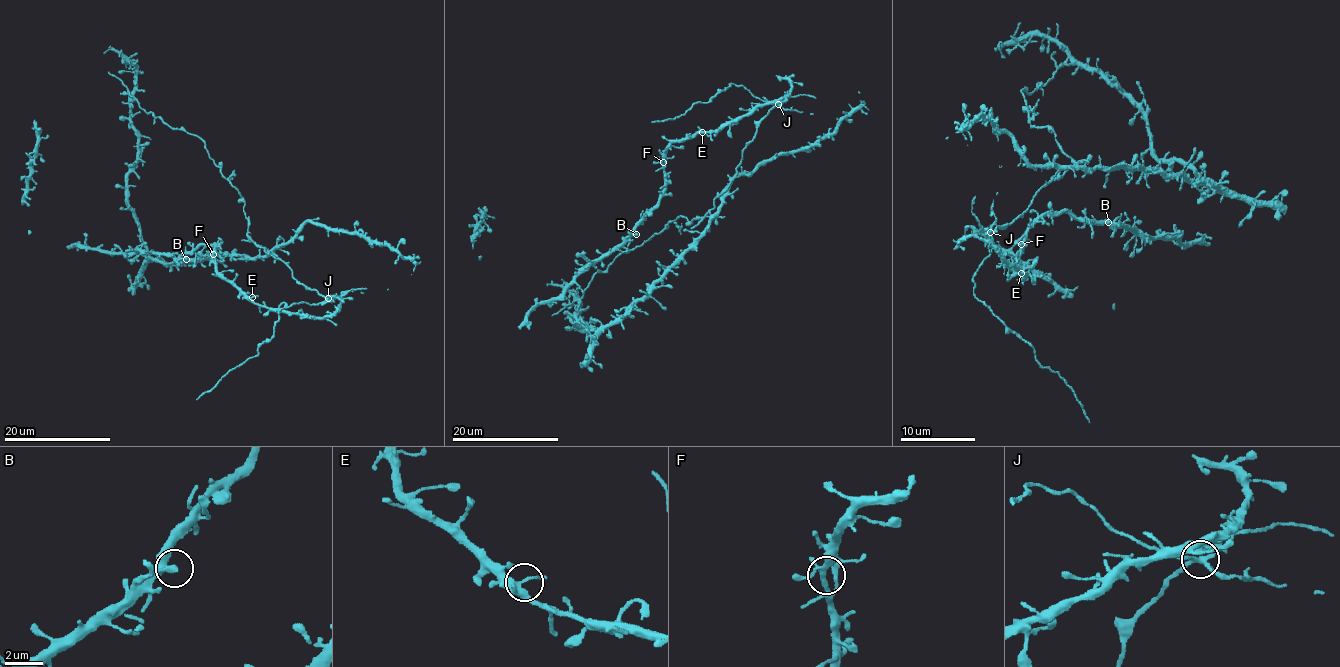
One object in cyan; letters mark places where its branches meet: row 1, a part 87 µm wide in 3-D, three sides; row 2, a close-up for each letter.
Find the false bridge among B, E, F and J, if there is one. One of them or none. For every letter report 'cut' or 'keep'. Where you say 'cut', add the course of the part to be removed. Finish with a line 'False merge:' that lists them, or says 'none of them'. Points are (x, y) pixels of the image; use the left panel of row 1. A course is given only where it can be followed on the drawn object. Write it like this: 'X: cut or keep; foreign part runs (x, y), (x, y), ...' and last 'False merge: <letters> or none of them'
B: keep
E: keep
F: keep
J: cut; foreign part runs (328, 298), (293, 277), (287, 264), (248, 235), (244, 201), (204, 141), (140, 108), (108, 72)
False merge: J

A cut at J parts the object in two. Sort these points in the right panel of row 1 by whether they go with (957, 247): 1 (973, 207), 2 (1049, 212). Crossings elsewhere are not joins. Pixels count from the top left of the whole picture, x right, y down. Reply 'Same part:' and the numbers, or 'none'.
Same part: 2

